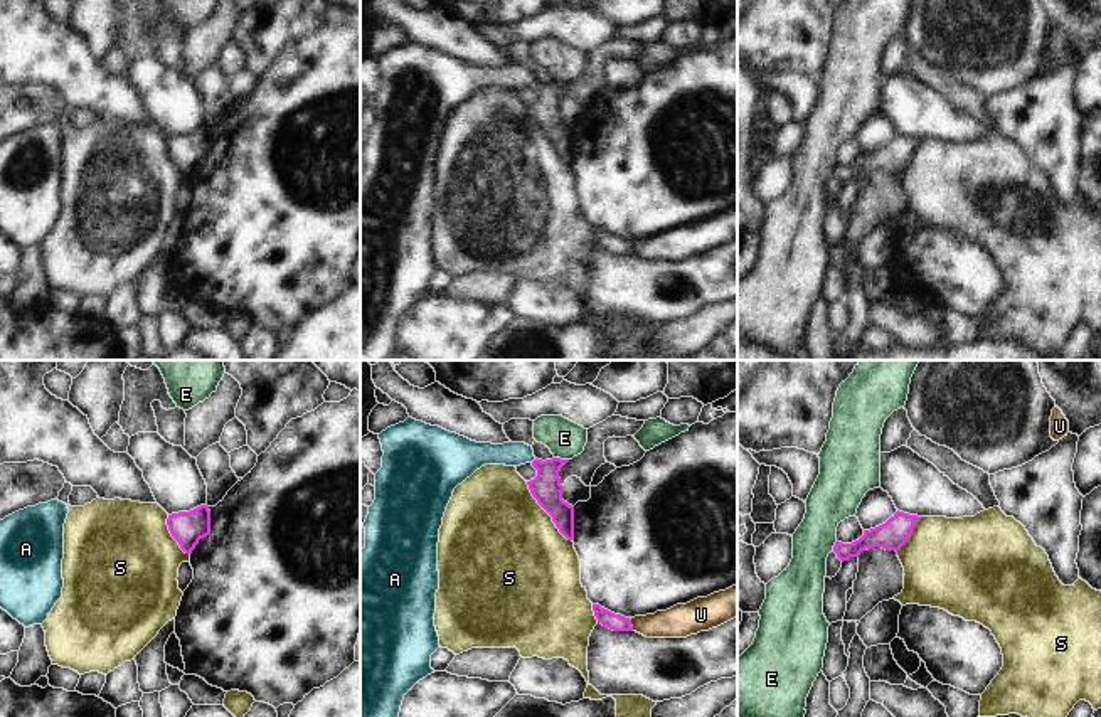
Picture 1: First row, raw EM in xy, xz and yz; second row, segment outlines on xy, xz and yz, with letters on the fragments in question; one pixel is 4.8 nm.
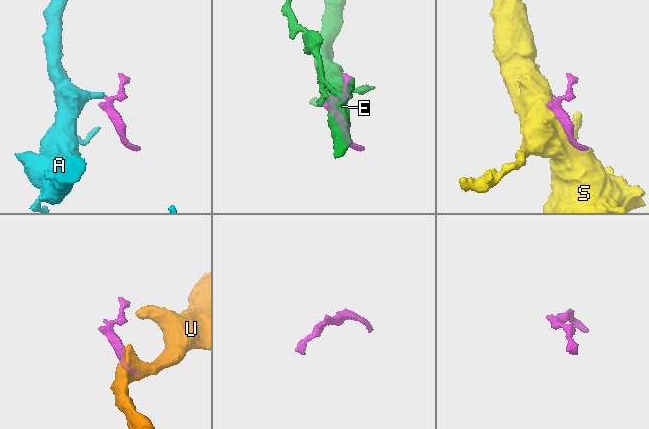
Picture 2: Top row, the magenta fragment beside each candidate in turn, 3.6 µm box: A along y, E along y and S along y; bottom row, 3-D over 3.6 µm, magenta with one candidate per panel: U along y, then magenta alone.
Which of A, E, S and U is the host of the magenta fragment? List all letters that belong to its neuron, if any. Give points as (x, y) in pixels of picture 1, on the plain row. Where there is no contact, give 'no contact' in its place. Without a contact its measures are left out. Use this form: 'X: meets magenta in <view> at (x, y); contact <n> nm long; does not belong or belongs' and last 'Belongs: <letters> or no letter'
A: meets magenta in xz at (534, 83); contact 40 nm long; belongs
E: meets magenta in xz at (559, 81); contact 70 nm long; does not belong
S: meets magenta in xz at (546, 133); contact 360 nm long; does not belong
U: meets magenta in xz at (630, 248); contact 70 nm long; does not belong
Belongs: A

